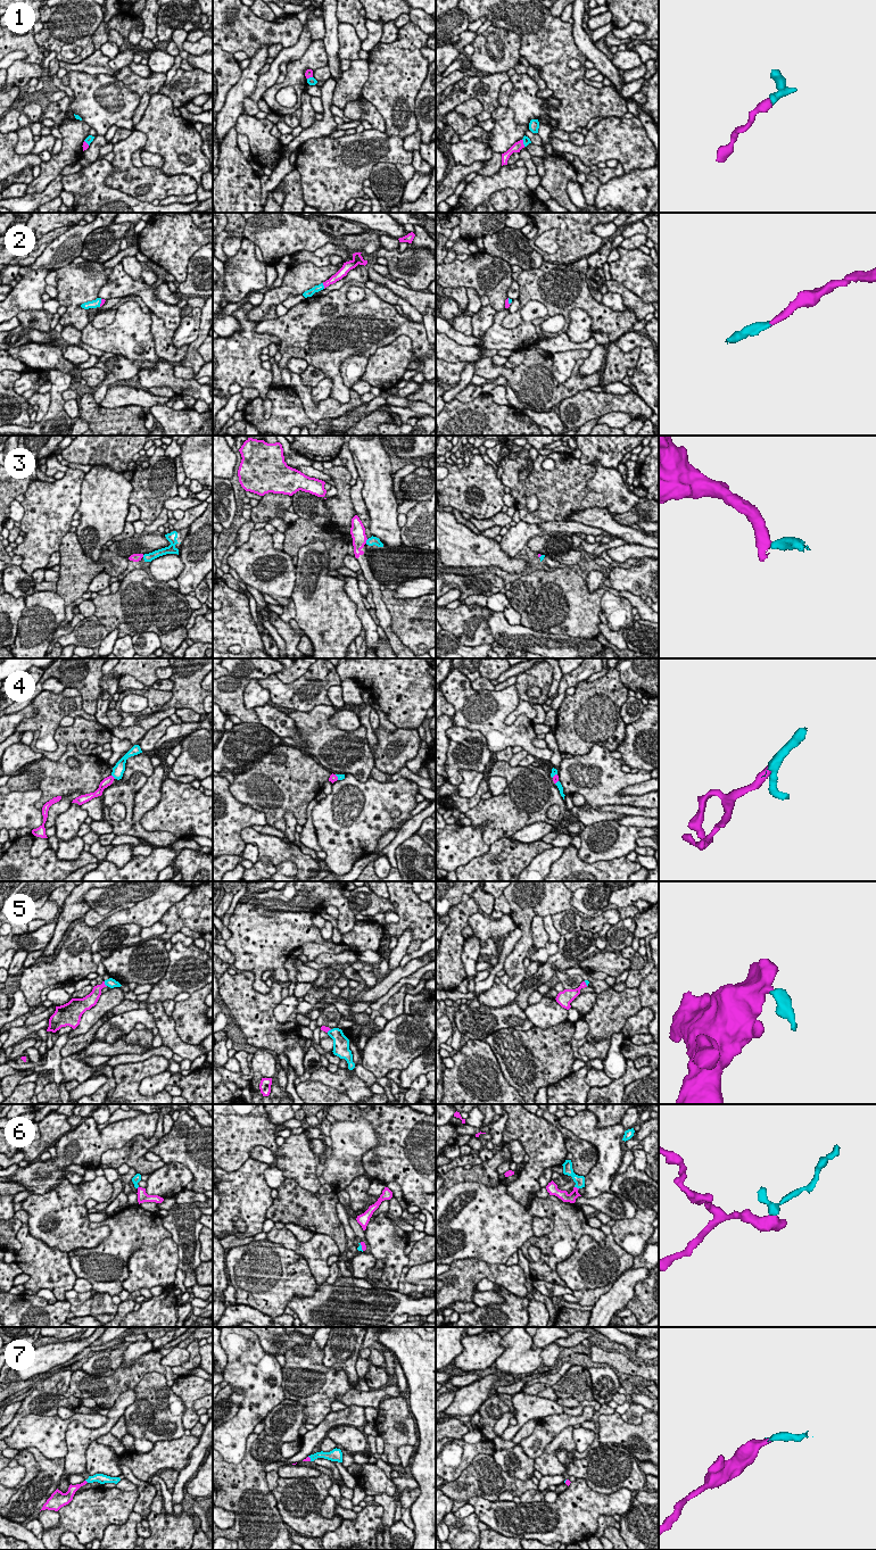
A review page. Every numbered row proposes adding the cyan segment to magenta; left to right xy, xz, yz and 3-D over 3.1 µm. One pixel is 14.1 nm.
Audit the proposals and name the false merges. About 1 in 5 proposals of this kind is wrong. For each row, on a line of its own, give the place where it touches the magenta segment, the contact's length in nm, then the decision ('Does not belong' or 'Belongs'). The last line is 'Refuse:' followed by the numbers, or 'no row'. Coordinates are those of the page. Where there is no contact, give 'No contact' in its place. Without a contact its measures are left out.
1: Touches magenta at yz (522, 142). Shared border 120 nm. Belongs
2: Touches magenta at xz (323, 284). Shared border 90 nm. Belongs
3: Touches magenta at xz (365, 541). Shared border 70 nm. Does not belong
4: Touches magenta at xy (113, 777). Shared border 80 nm. Belongs
5: Touches magenta at xy (104, 984). Shared border 90 nm. Belongs
6: Touches magenta at yz (576, 1187). Shared border 70 nm. Does not belong
7: Touches magenta at xz (310, 1458). Shared border 90 nm. Belongs
Refuse: 3, 6

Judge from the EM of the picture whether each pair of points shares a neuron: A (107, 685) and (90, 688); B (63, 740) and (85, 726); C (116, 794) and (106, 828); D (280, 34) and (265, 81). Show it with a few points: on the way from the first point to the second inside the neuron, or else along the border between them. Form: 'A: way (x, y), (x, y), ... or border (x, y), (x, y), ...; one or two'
A: border (101, 670), (100, 687), (110, 696); two
B: way (68, 735), (80, 730); one
C: border (104, 819), (112, 826), (113, 831); two
D: border (302, 27), (299, 39), (294, 44), (283, 48); two

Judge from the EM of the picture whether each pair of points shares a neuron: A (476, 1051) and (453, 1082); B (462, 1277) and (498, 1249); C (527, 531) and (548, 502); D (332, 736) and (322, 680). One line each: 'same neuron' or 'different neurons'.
A: same neuron
B: different neurons
C: different neurons
D: different neurons

